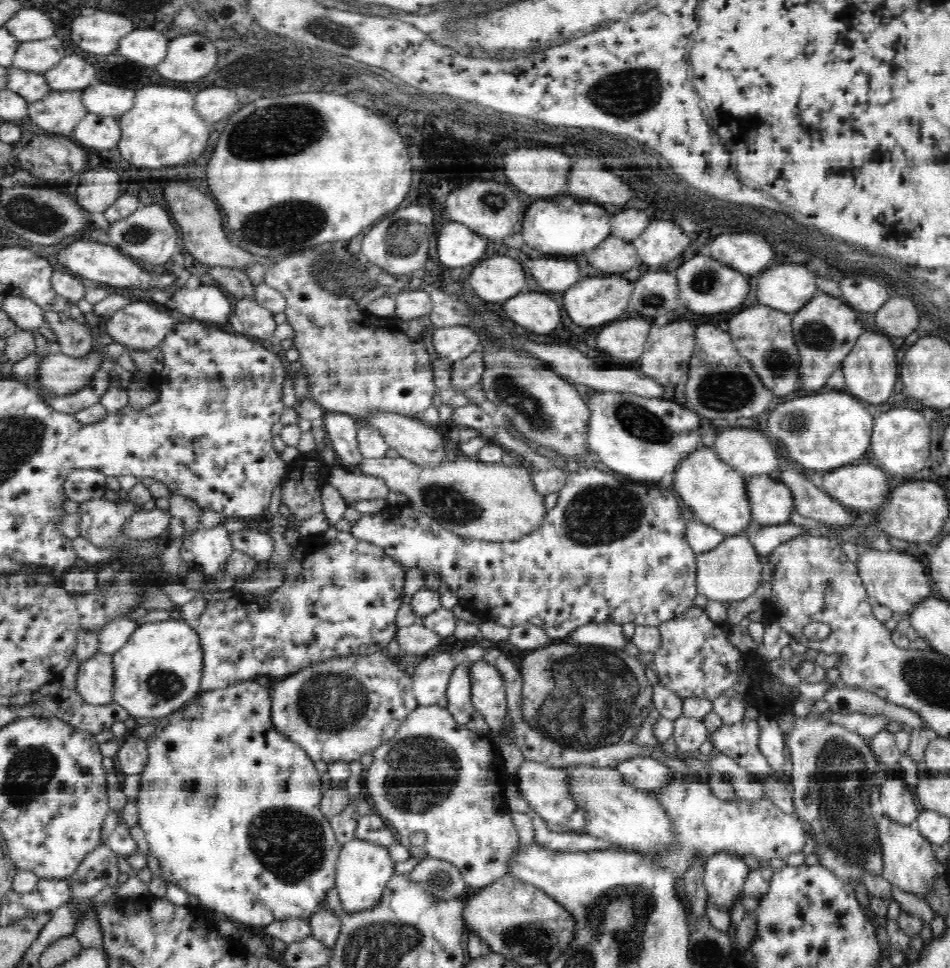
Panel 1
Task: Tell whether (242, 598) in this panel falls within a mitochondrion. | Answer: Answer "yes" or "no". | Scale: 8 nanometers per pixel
no

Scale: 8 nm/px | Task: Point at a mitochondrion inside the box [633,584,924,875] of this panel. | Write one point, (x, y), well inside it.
(847, 834)

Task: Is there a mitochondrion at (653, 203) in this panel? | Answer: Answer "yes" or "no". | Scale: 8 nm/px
no

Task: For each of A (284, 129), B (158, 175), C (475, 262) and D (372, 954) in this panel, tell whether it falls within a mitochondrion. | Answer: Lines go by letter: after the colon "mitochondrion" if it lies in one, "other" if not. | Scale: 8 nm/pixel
A: mitochondrion
B: other
C: other
D: mitochondrion

